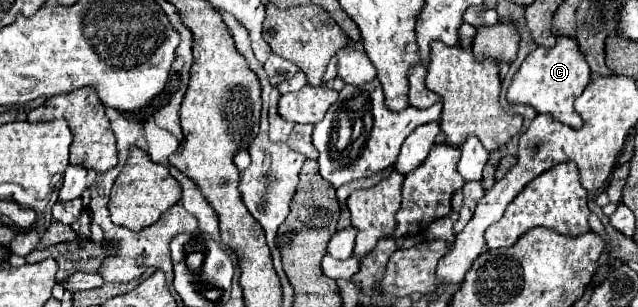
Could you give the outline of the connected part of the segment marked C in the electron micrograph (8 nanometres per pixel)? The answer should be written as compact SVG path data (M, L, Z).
M558 37L554 47L538 47L532 51L520 69L516 71L512 85L508 89L508 103L518 105L530 105L536 109L536 113L546 113L554 121L564 123L572 129L582 127L582 117L574 111L576 97L582 95L584 87L590 83L590 67L584 61L584 55L570 37Z

